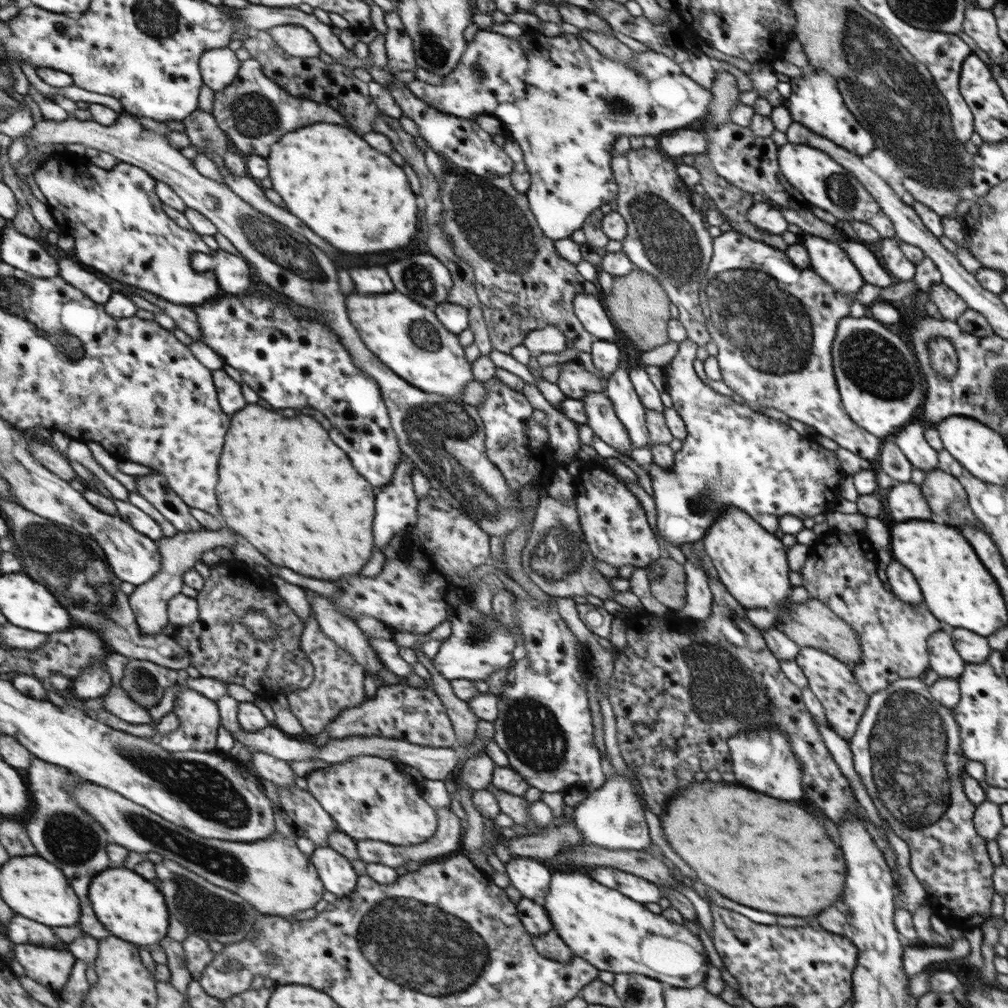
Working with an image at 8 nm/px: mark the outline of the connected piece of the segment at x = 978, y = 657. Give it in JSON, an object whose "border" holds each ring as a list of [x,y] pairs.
{"border":[[[951,628],[948,630],[954,638],[955,648],[960,657],[967,663],[984,663],[994,653],[986,637],[966,629]]]}

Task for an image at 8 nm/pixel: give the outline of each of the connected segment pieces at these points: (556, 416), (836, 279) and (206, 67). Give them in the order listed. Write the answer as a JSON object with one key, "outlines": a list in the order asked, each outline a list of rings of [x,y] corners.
{"outlines":[[[[525,382],[522,392],[528,396],[528,400],[532,400],[532,404],[536,404],[537,410],[546,414],[546,421],[548,422],[546,429],[559,465],[566,467],[572,460],[578,459],[579,424],[554,408],[534,384]]],[[[808,233],[802,234],[802,242],[808,248],[810,268],[819,274],[827,284],[852,299],[850,316],[862,318],[868,314],[868,306],[857,302],[857,294],[866,283],[862,274],[845,249],[835,241],[818,238]]],[[[229,47],[205,52],[201,59],[205,84],[216,92],[227,90],[239,78],[243,64],[244,61],[239,60],[239,53]]]]}

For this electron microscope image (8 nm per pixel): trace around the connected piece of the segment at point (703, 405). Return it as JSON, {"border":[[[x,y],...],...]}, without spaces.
{"border":[[[684,339],[679,343],[678,352],[671,362],[662,368],[667,378],[667,393],[688,432],[682,441],[682,448],[674,453],[672,468],[663,470],[654,462],[646,466],[654,491],[656,527],[664,540],[675,546],[702,541],[708,528],[730,507],[748,512],[768,532],[776,532],[784,514],[804,520],[824,513],[830,504],[835,504],[840,496],[838,484],[845,477],[836,453],[822,448],[812,438],[802,438],[788,424],[758,413],[742,402],[736,404],[734,398],[730,400],[728,396],[708,388],[692,368],[696,348],[698,344],[695,341]]]}

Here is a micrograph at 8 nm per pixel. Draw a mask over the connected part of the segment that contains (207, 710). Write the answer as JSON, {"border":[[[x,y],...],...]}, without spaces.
{"border":[[[183,686],[177,693],[174,712],[180,722],[180,726],[160,740],[160,746],[166,752],[210,752],[216,751],[218,746],[218,730],[222,724],[221,708],[218,701],[212,700],[198,693],[195,689]]]}

